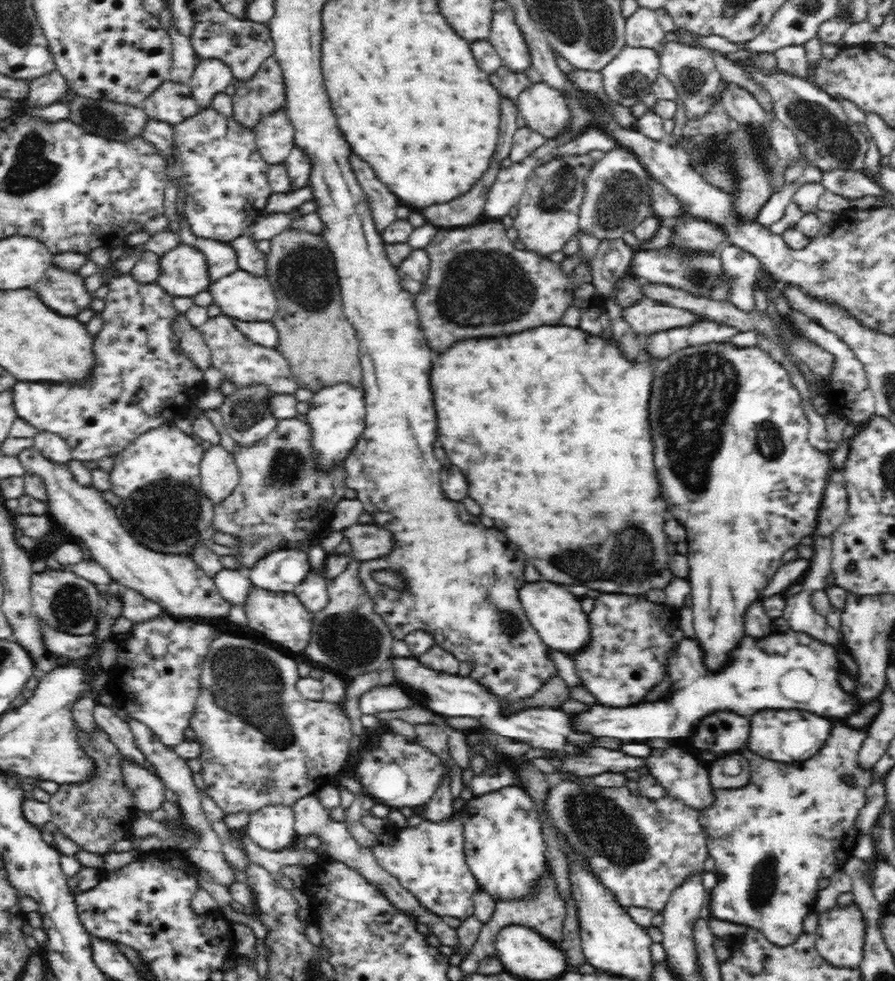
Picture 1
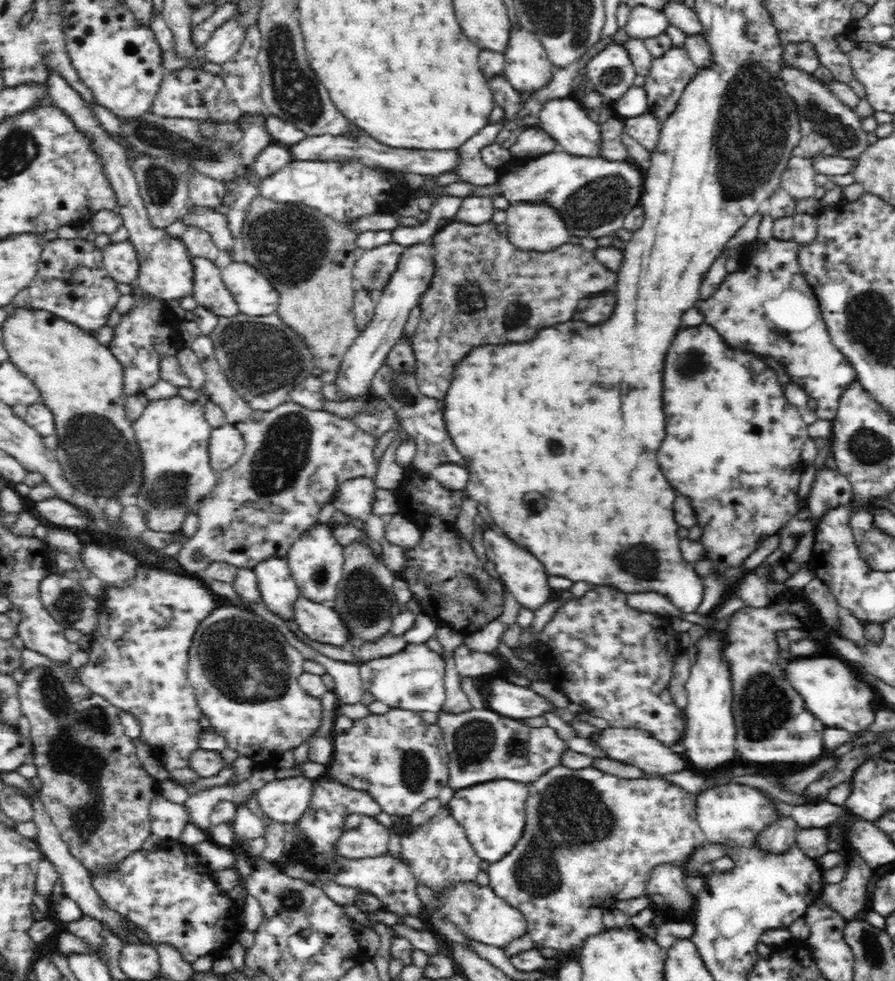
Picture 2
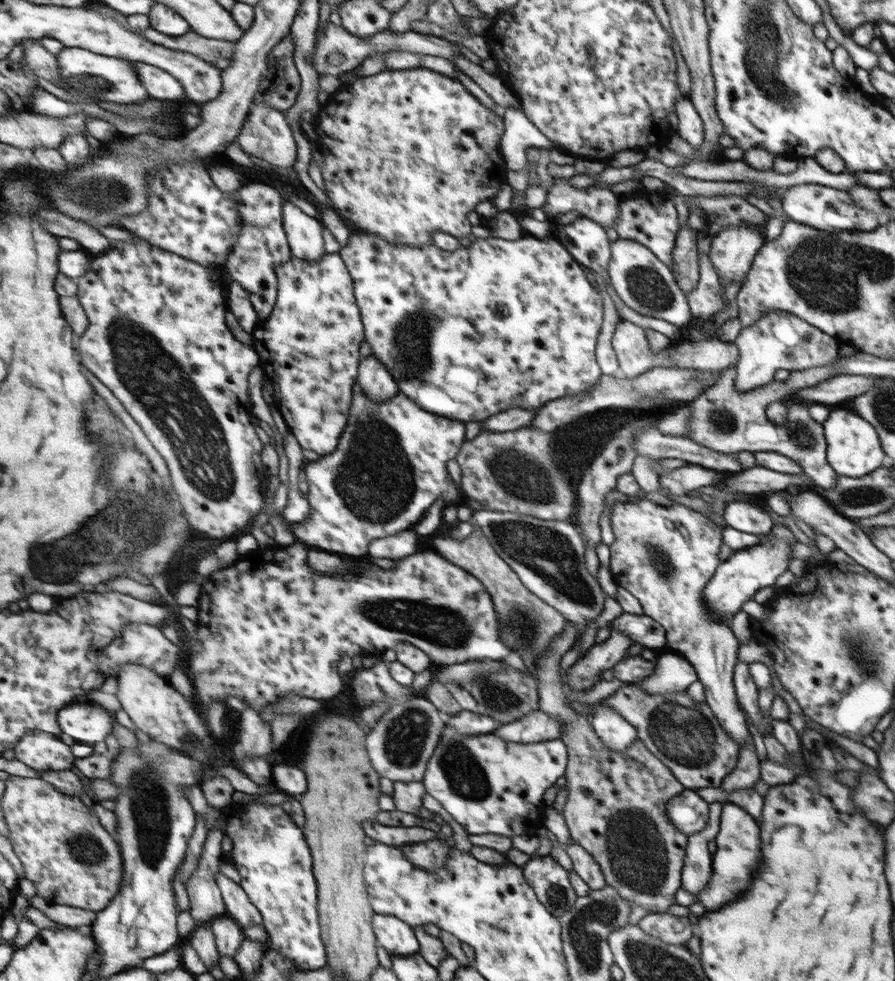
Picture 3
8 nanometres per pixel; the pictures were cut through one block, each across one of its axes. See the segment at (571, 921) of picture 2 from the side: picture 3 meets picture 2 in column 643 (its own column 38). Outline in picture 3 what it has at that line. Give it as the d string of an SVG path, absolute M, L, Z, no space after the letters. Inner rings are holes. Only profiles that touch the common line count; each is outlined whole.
M7 776L6 785L3 807L12 830L10 841L24 867L24 878L36 882L38 895L52 903L58 902L96 912L110 907L112 901L118 897L118 893L122 893L124 889L127 868L119 839L104 826L96 810L86 806L79 796L64 793L41 776L38 778Z

